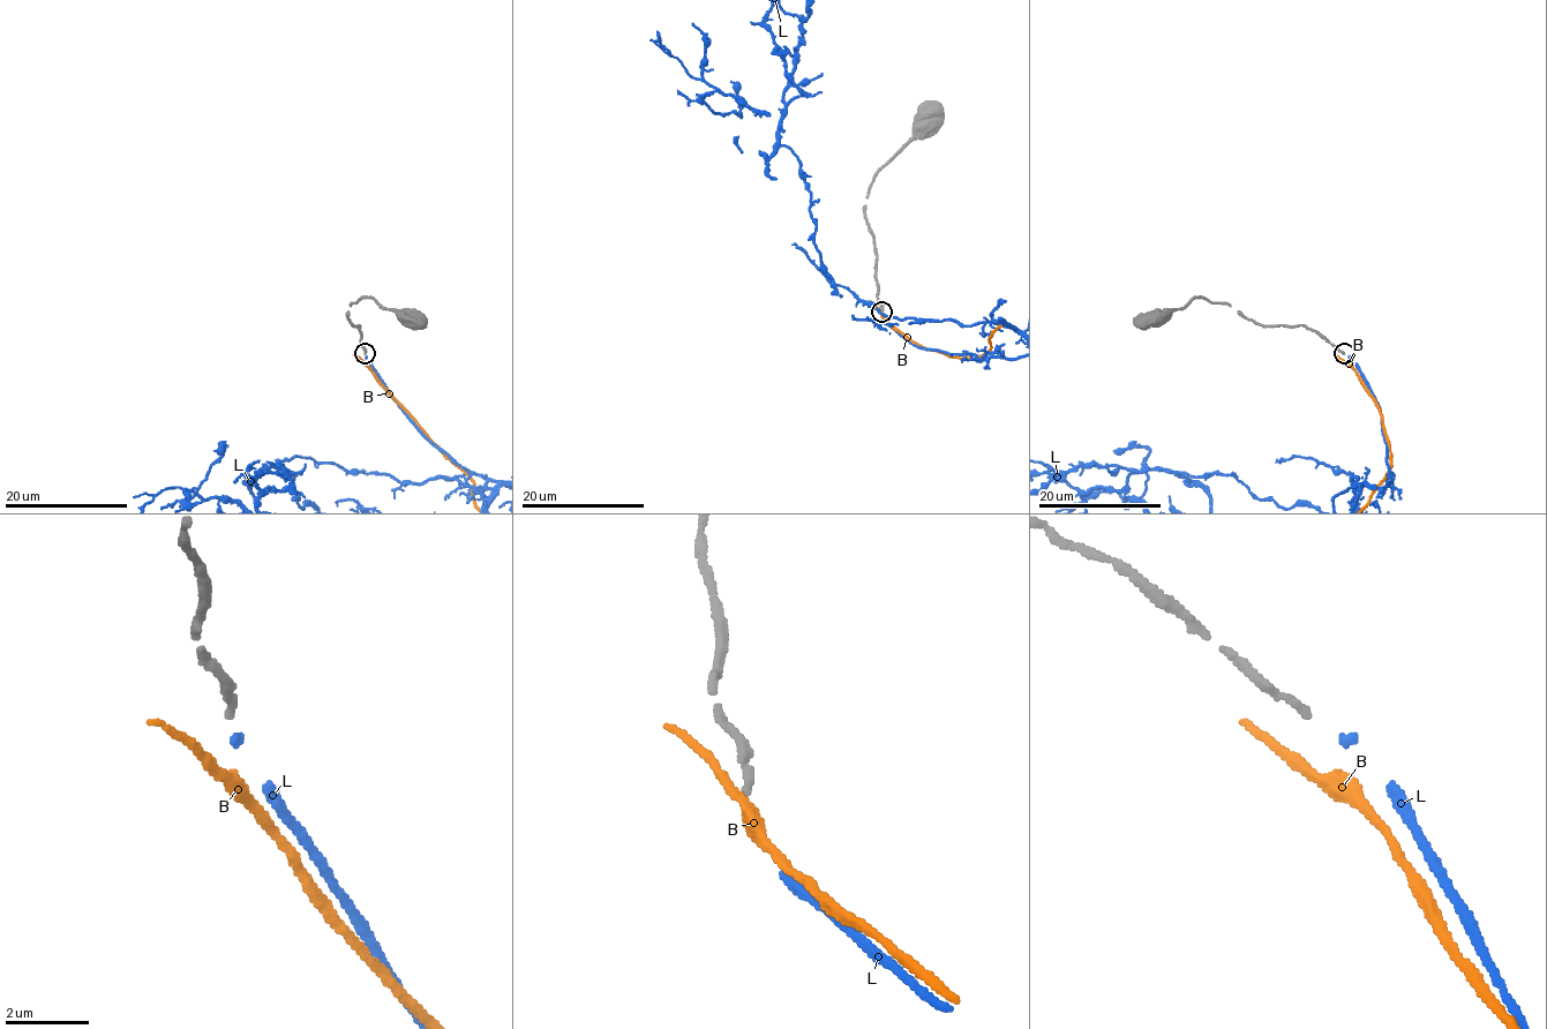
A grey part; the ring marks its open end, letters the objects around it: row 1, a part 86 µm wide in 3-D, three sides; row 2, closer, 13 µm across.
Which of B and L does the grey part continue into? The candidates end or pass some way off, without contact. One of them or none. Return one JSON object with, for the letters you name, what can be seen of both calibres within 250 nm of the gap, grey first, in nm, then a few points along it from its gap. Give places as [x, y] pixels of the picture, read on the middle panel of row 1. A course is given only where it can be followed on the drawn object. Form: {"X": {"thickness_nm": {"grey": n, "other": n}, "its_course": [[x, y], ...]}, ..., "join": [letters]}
{"L": {"thickness_nm": {"grey": 180, "other": 150}}, "join": ["L"]}

